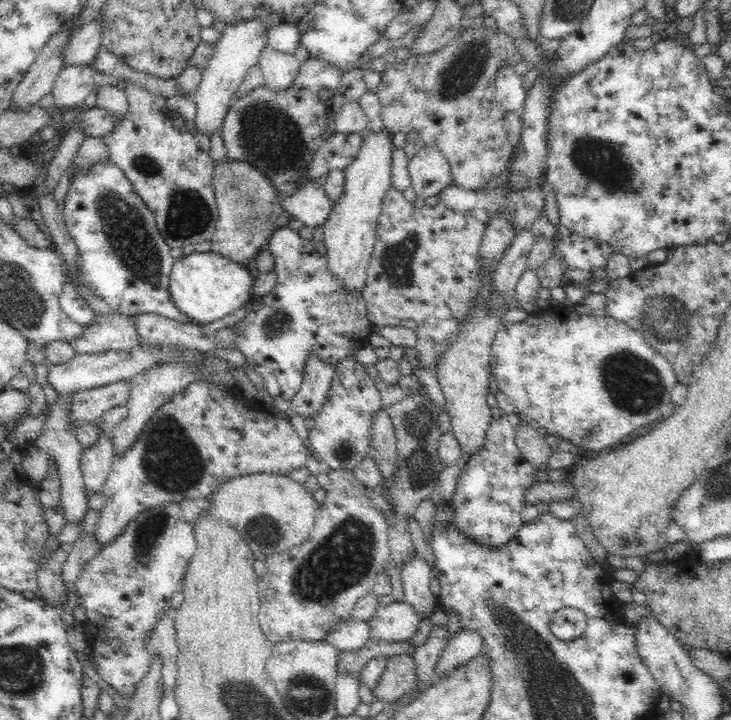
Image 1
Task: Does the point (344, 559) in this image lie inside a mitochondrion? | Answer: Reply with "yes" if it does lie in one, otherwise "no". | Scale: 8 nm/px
yes

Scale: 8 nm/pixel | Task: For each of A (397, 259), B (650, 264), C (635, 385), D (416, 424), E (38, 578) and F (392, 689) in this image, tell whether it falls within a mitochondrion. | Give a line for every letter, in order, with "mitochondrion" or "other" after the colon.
A: mitochondrion
B: other
C: mitochondrion
D: mitochondrion
E: other
F: other

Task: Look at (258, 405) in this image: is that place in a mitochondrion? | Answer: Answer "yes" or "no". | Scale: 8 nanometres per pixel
no

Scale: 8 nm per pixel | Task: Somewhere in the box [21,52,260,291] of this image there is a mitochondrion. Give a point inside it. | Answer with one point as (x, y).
(130, 239)

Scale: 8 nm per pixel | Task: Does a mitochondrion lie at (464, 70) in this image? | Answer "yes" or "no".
yes

